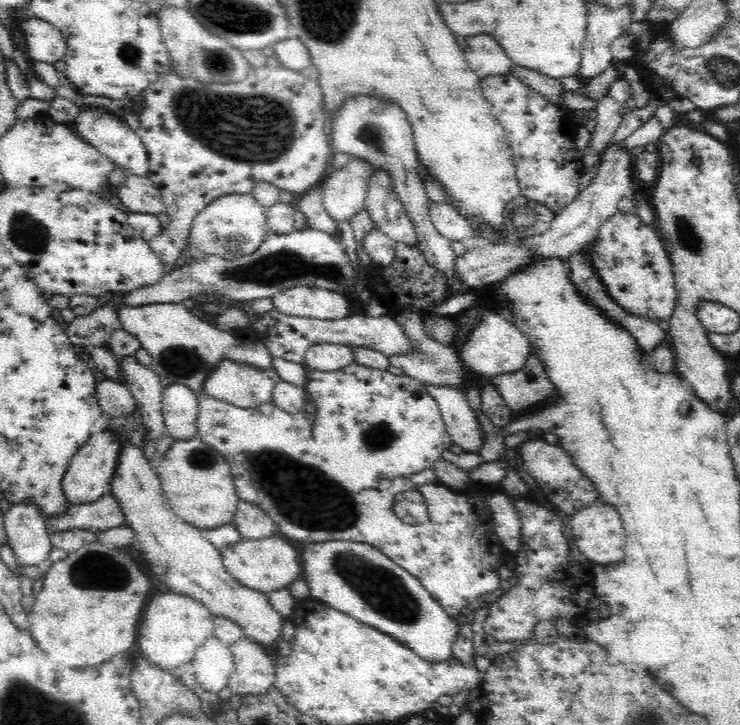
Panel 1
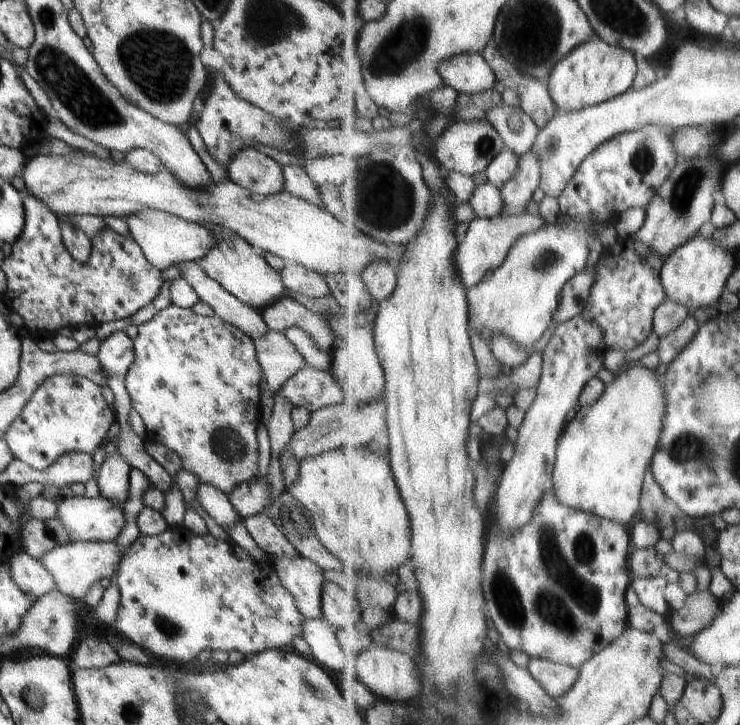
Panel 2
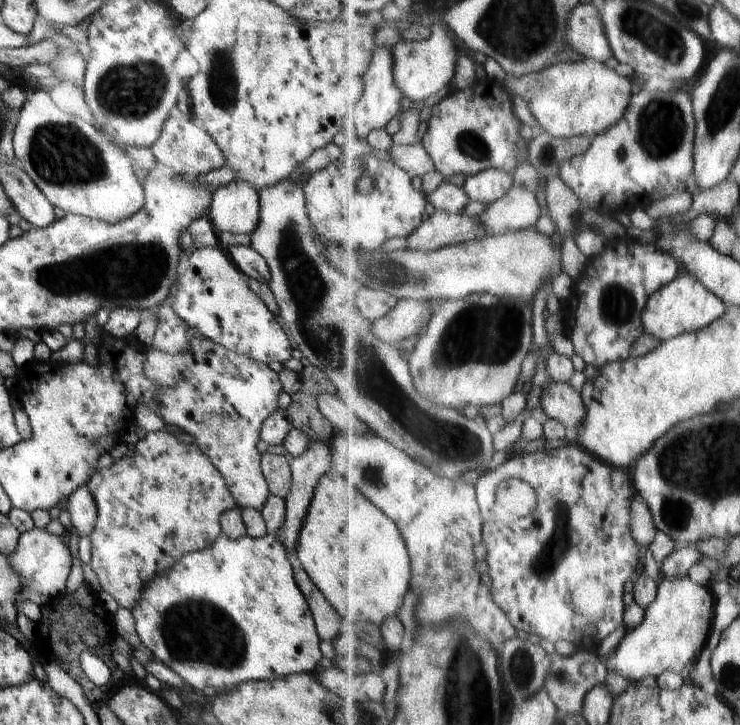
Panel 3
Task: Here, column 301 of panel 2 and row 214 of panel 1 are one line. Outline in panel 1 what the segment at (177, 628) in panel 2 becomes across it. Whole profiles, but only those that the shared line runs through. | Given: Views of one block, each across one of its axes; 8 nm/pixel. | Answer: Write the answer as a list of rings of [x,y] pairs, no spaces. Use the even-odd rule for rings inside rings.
[[[618,210],[599,224],[596,238],[589,243],[594,245],[591,265],[612,300],[628,314],[645,316],[666,326],[676,308],[678,289],[663,241],[657,229],[646,225],[636,213]]]

